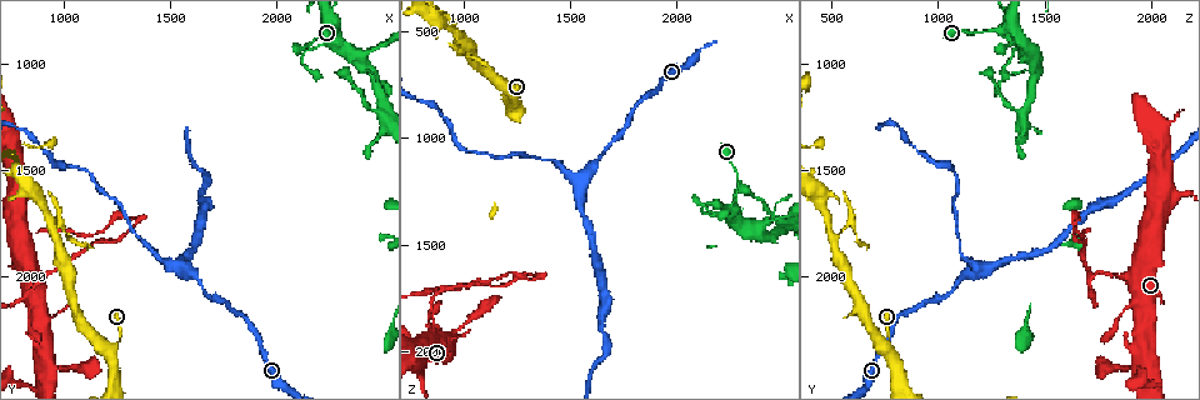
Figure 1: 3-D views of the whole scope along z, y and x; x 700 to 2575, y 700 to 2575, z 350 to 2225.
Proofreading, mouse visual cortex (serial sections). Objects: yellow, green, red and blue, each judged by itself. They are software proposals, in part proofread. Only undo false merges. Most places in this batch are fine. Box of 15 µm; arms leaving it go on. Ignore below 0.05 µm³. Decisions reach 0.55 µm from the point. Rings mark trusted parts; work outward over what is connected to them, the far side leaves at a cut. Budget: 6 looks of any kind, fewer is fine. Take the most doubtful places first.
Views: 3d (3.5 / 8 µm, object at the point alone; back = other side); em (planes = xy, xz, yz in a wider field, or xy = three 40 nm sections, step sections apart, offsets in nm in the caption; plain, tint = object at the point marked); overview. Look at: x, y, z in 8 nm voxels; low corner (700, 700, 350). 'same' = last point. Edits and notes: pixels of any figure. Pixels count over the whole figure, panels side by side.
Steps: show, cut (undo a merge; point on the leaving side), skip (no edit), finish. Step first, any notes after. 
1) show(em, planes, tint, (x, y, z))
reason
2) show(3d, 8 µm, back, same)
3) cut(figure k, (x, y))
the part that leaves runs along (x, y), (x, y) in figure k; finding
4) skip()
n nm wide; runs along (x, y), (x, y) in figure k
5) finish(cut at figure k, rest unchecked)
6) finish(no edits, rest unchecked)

show(3d, 3.5 µm, (1550, 1960, 1220))
three arms meet

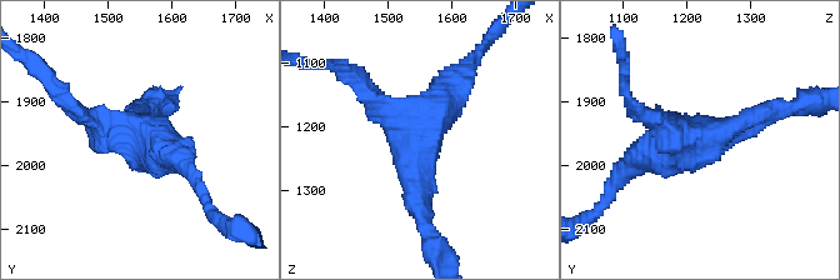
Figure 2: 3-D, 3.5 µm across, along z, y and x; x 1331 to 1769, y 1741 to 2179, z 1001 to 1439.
show(em, xy, step 2, tint, (1550, 1960, 1225))
3 arms; arms of 200, 250, 300 nm

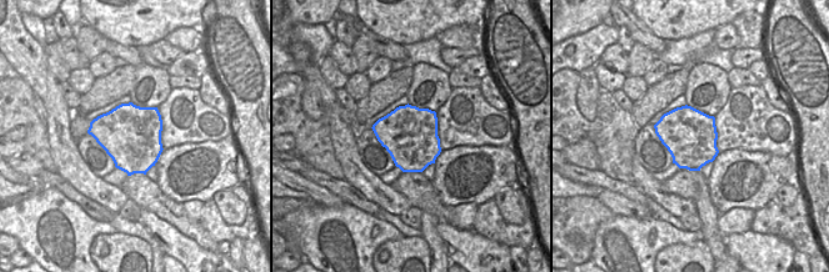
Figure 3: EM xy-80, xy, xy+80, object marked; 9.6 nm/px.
skip()
runs along (628, 169), (755, 115) in figure 2; all the same cell

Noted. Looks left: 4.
show(3d, 8 µm, (980, 1750, 570))

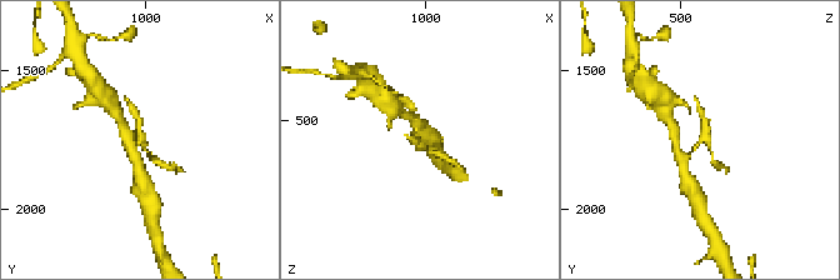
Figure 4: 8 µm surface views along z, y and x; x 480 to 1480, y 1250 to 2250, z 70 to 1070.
show(3d, 3.5 µm, back, (970, 1740, 570))

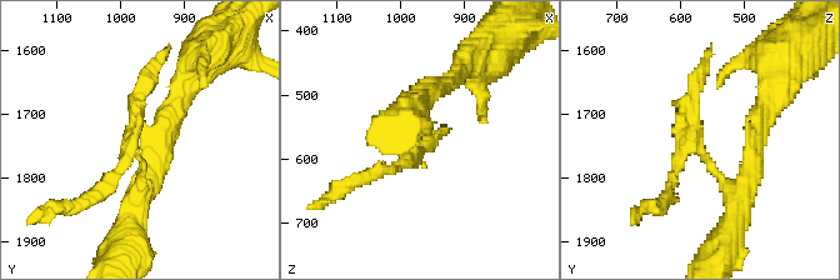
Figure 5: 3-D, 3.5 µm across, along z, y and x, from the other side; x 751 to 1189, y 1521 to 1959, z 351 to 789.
show(em, planes, tint, (975, 1745, 575))
shape alone is not enough

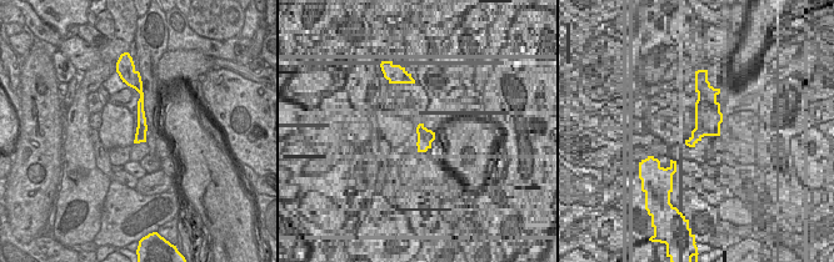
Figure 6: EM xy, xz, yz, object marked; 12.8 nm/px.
cut(figure 5, (116, 173))
160 nm wide; the part that leaves runs along (138, 155), (69, 209) in figure 5; two cells meet here

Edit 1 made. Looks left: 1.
finish(cut at figure 5, rest unchecked)

